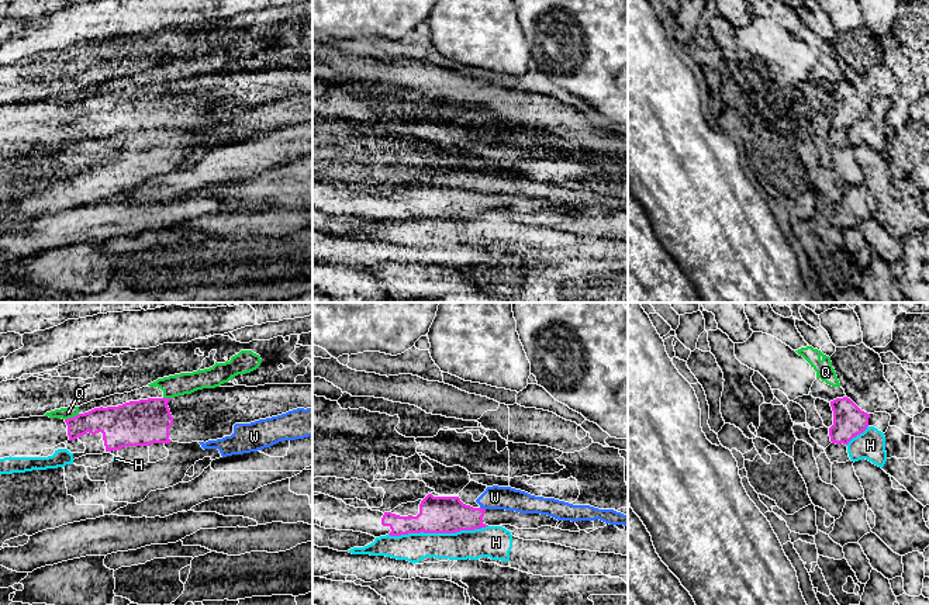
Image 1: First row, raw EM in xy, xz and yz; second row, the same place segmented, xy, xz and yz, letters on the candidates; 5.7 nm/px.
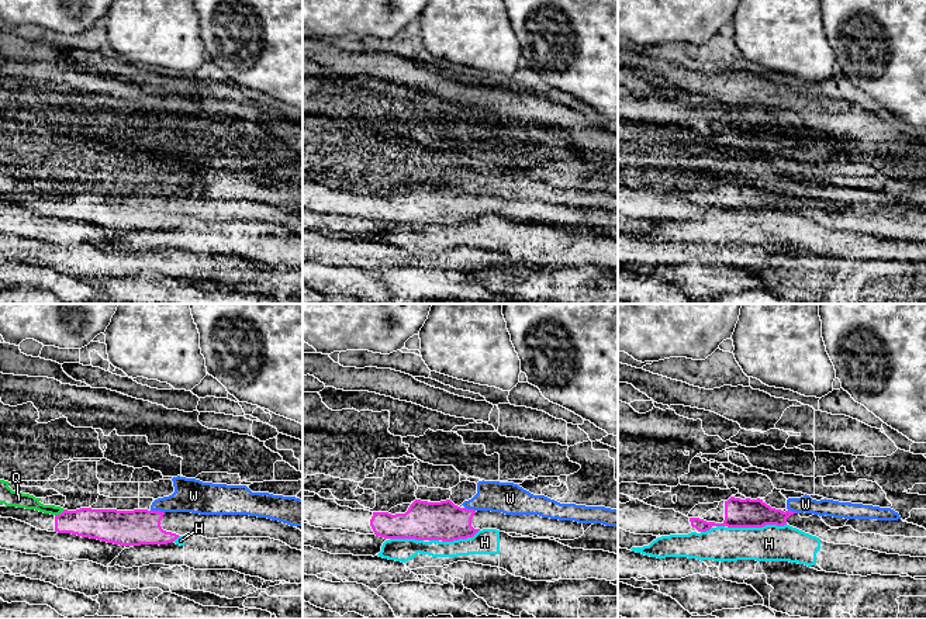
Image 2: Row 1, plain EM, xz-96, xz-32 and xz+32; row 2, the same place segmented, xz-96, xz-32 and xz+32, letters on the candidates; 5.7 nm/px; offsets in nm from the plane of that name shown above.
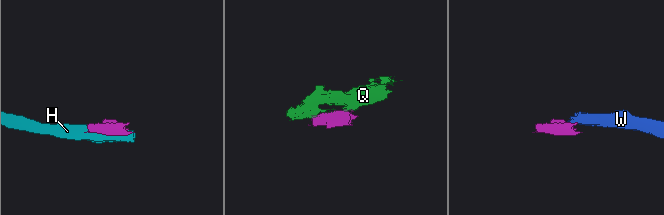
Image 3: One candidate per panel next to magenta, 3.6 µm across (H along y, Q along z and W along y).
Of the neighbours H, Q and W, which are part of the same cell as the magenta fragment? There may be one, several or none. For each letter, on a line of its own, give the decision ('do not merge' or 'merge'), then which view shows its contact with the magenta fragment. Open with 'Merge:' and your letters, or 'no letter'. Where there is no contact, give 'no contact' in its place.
Merge: no letter
H: do not merge; meets magenta in xz
Q: do not merge; meets magenta in xy
W: do not merge; meets magenta in xz

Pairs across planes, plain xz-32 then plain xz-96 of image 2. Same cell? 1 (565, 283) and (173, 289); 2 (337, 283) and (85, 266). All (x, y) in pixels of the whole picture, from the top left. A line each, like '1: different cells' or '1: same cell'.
1: different cells
2: different cells

